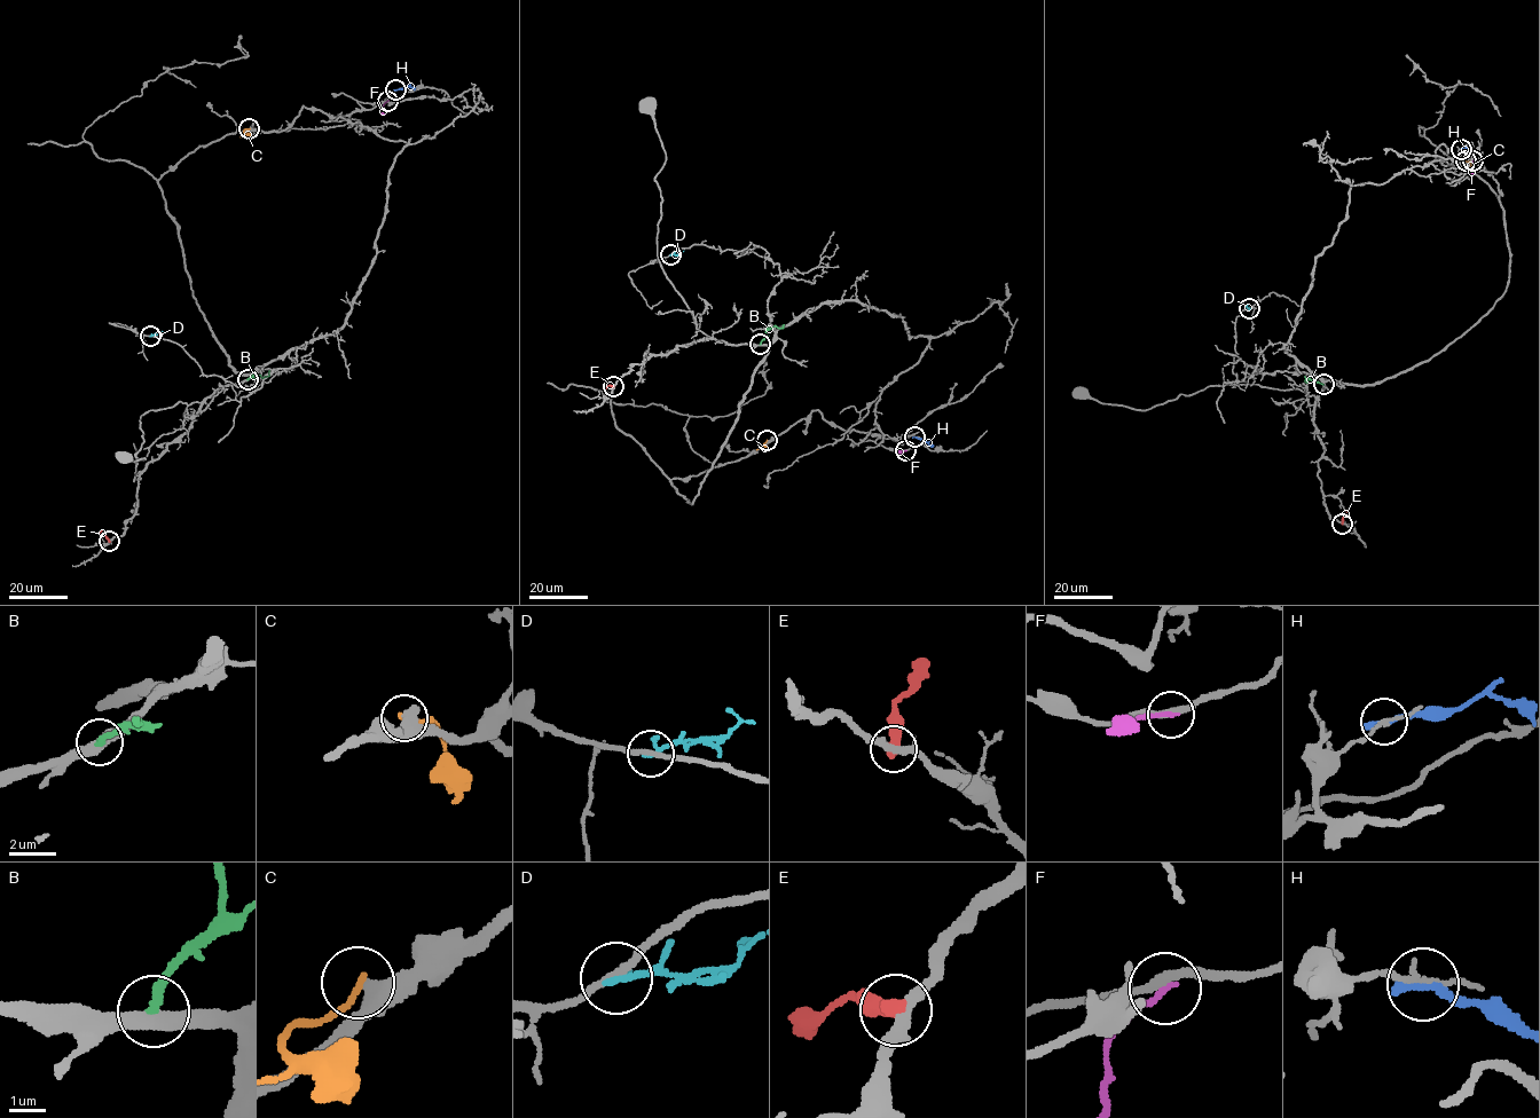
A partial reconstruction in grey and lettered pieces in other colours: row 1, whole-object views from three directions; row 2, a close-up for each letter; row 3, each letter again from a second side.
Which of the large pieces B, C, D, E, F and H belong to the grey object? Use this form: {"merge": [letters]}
{"merge": ["F"]}

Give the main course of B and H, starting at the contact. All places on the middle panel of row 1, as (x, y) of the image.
B: (760, 344), (768, 330), (784, 324)
H: (914, 437), (933, 447)

